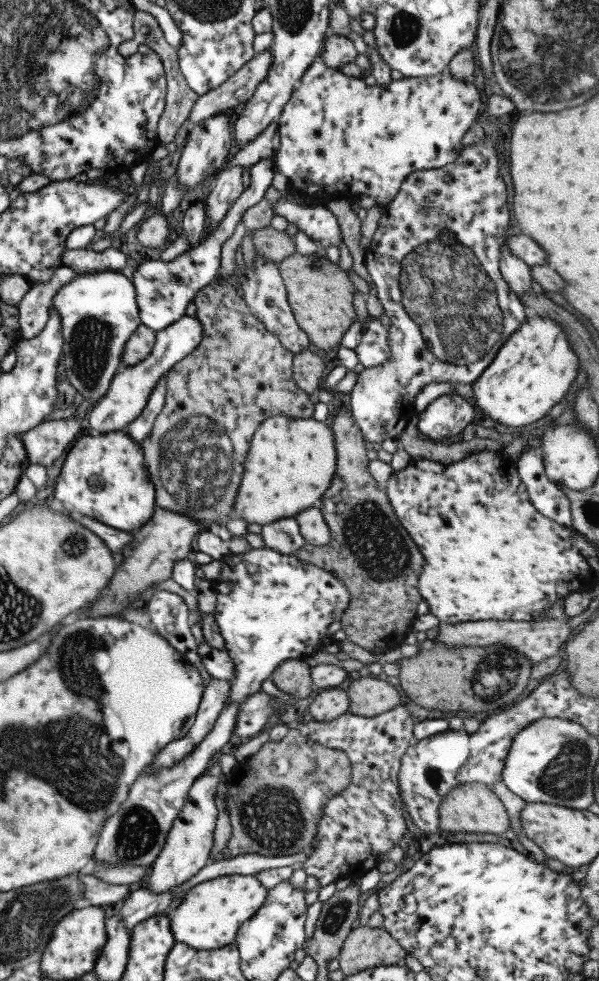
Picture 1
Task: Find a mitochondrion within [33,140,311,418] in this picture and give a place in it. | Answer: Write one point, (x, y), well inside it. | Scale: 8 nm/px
(91, 338)

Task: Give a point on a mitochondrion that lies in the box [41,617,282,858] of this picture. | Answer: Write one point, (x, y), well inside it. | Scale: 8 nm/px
(80, 650)

